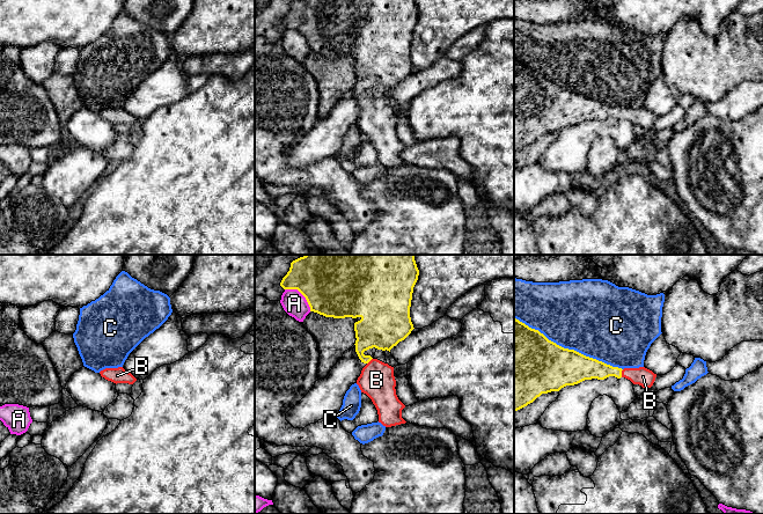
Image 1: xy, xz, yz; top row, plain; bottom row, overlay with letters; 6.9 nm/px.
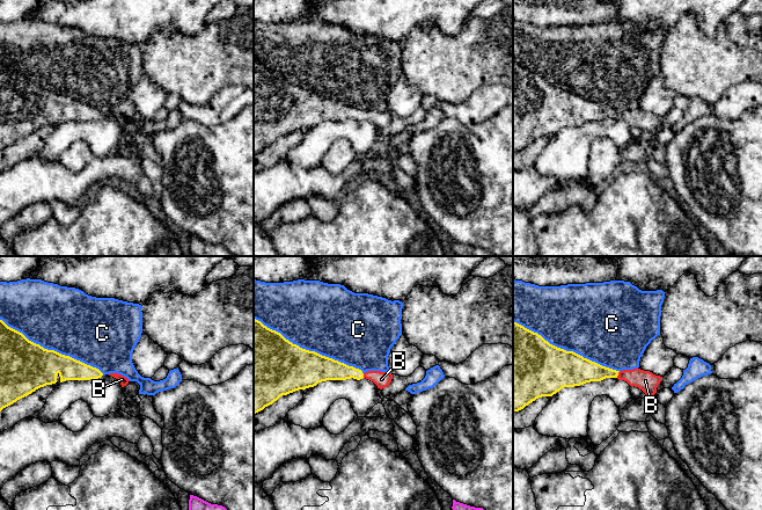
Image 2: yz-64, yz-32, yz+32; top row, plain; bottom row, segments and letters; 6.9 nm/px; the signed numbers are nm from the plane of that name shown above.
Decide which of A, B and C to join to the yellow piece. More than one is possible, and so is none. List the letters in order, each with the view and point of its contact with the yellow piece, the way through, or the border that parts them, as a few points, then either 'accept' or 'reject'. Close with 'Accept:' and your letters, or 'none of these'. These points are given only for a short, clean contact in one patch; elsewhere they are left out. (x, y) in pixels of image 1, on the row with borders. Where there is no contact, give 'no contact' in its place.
A: xz (301, 293) | reject
B: yz (621, 373) | across yz (586, 368), (621, 373), (643, 376) | accept
C: yz (567, 349) | reject
Accept: B

